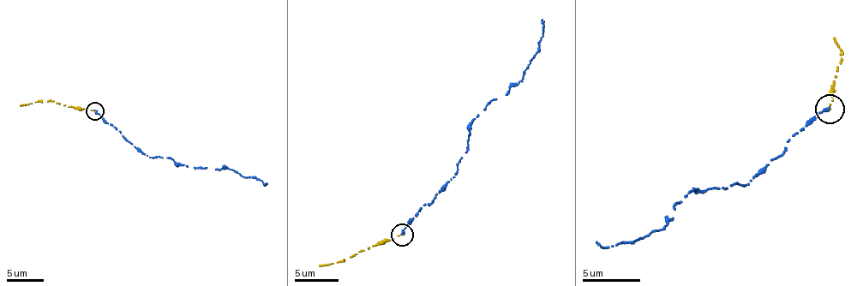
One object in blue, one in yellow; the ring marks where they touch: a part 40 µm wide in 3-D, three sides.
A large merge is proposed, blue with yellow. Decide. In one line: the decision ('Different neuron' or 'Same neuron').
Same neuron

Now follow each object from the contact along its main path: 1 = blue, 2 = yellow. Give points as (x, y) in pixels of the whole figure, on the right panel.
1: (828, 109), (792, 135), (782, 157), (744, 185), (684, 196), (662, 229), (639, 238), (614, 247), (597, 241)
2: (830, 109), (830, 86), (842, 61), (835, 38)

